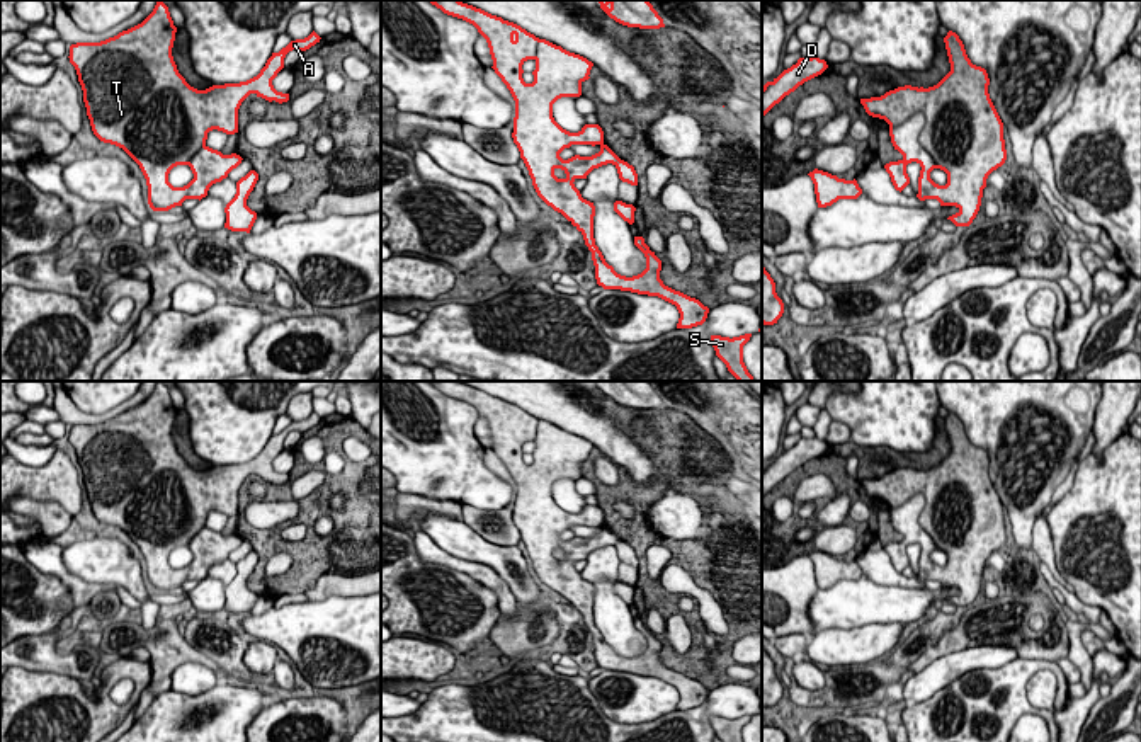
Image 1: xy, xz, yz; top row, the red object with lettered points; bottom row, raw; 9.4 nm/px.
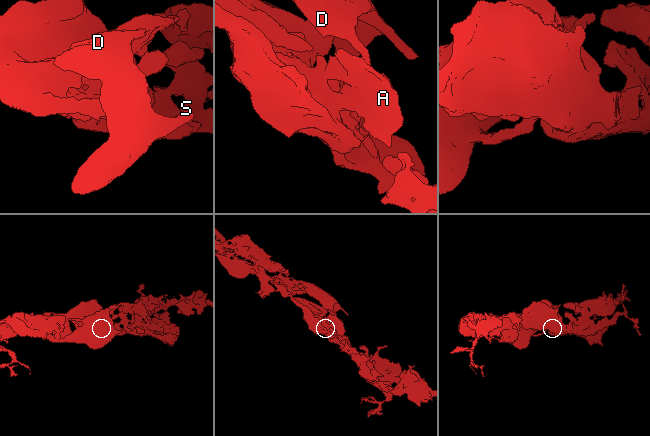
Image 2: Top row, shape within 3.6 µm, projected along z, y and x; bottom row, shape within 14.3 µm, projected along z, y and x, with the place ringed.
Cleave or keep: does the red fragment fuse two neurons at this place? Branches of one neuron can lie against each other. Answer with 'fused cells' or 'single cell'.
single cell

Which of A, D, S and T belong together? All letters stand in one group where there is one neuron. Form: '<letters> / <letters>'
A D S T

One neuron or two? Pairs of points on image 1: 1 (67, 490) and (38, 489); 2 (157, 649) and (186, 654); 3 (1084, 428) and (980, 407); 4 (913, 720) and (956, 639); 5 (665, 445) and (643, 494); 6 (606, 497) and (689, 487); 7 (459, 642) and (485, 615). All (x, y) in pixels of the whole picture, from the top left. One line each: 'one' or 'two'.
1: one
2: one
3: one
4: two
5: one
6: one
7: one

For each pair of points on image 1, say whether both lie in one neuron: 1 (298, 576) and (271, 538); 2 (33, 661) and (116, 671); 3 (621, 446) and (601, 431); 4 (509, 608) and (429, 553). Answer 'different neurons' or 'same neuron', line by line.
1: same neuron
2: different neurons
3: same neuron
4: same neuron

